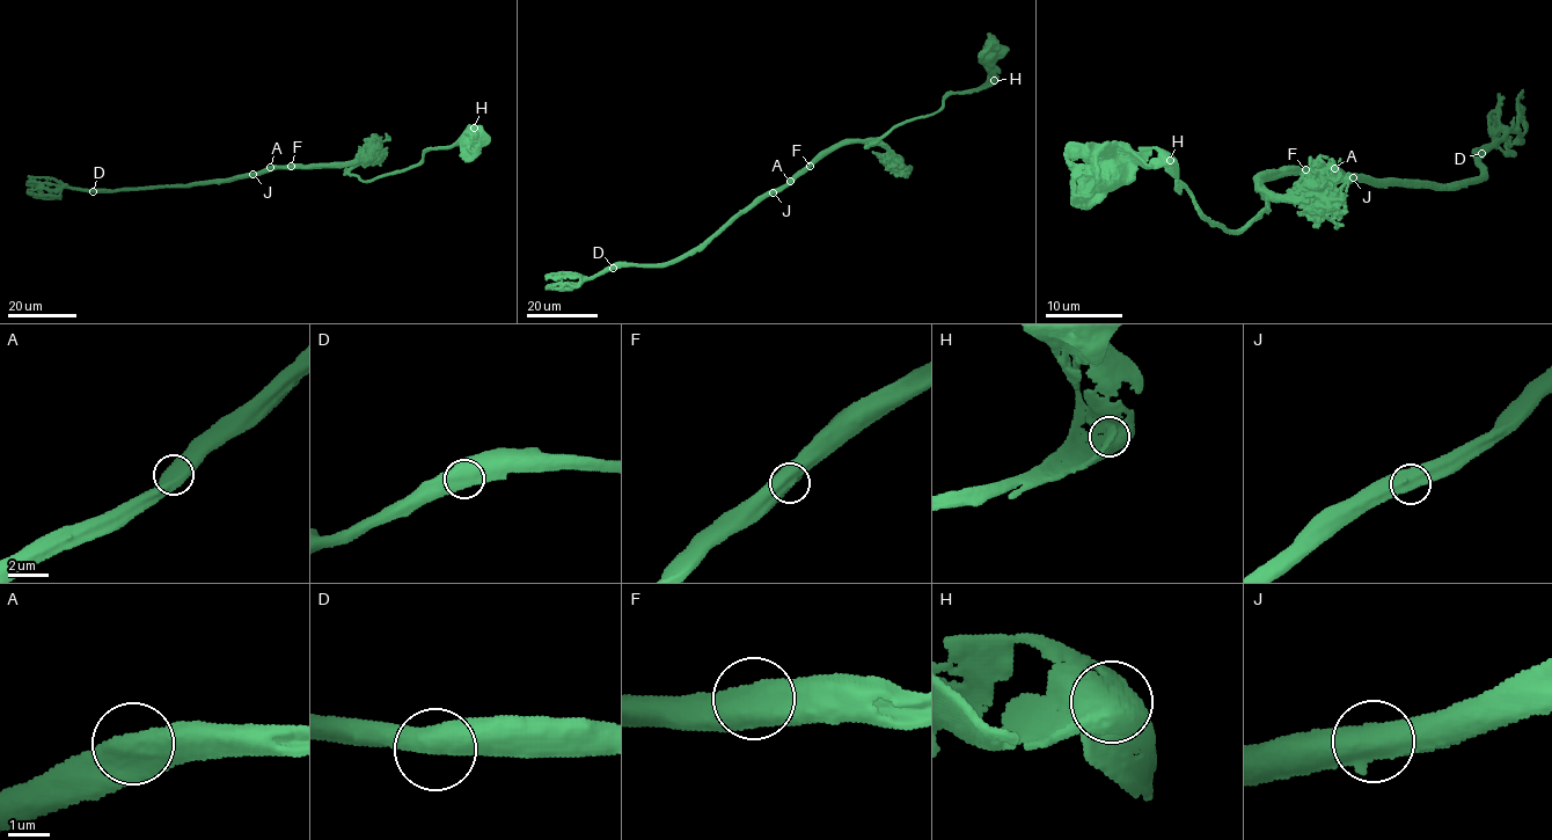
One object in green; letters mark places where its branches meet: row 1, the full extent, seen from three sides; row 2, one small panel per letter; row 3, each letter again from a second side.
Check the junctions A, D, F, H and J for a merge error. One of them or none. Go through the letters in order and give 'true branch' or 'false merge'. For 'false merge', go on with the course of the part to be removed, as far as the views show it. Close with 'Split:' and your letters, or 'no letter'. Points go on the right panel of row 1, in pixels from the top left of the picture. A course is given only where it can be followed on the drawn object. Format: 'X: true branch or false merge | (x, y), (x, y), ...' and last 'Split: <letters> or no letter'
A: true branch
D: true branch
F: true branch
H: true branch
J: true branch
Split: no letter

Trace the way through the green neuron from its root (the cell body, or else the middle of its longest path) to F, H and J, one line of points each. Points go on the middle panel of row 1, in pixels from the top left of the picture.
F: (987, 57), (983, 86), (950, 92), (937, 111), (894, 125), (873, 144), (836, 144), (810, 166)
H: (987, 57), (994, 81)
J: (987, 57), (983, 86), (950, 92), (937, 111), (894, 125), (873, 144), (833, 145), (773, 192)

